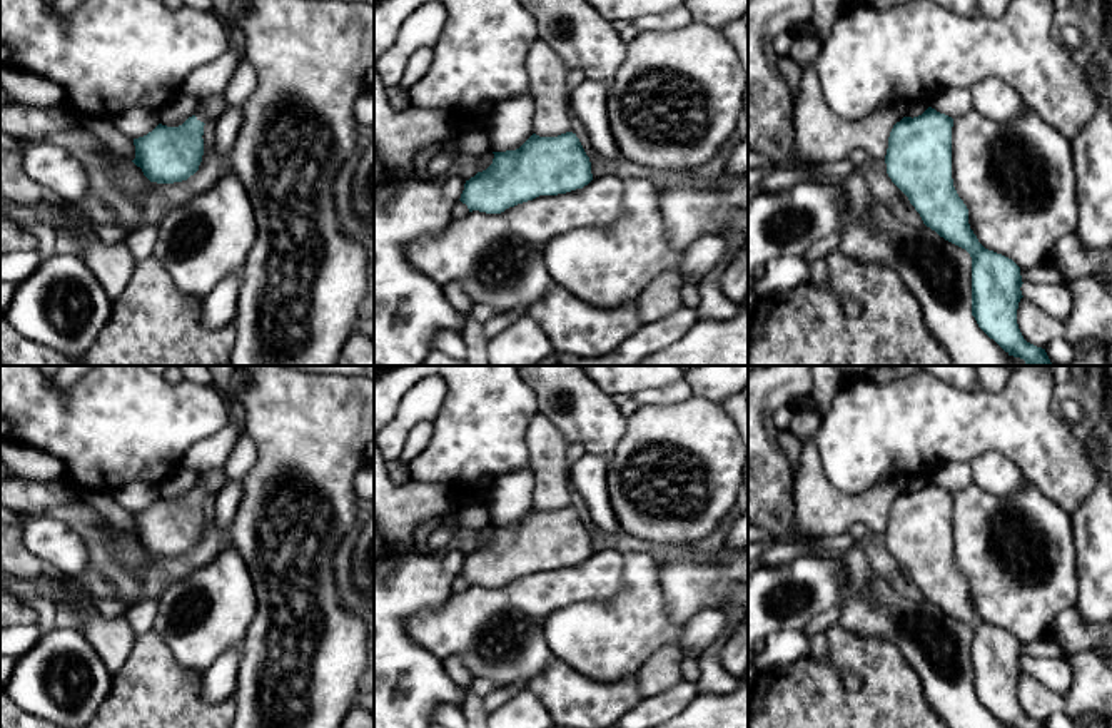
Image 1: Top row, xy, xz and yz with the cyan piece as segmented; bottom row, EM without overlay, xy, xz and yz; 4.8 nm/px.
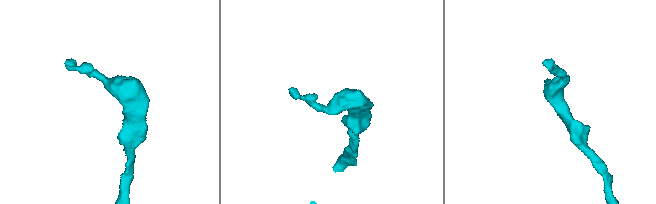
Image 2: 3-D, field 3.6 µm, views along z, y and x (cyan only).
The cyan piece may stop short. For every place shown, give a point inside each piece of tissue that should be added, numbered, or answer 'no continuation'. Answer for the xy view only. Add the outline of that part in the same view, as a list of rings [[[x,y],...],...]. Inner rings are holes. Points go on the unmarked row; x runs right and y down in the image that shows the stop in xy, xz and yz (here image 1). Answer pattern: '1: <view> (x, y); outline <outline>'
1: xy (209, 483); outline [[[205,471],[199,474],[195,491],[204,498],[212,496],[222,488],[225,479],[224,471]]]

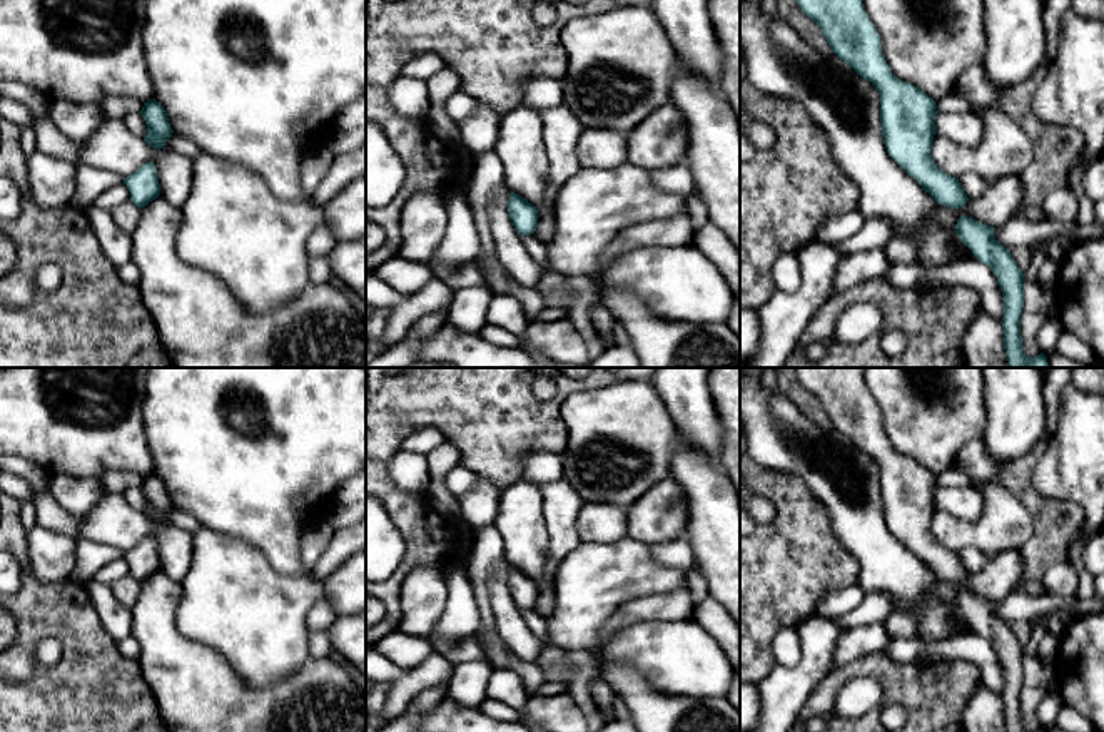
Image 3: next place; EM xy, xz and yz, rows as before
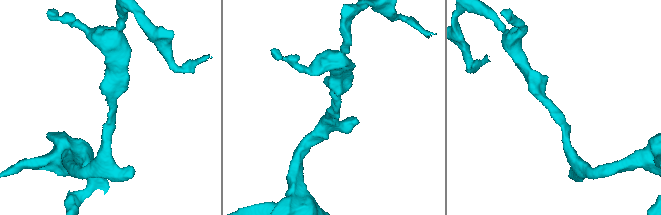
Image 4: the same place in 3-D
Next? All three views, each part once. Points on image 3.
no continuation

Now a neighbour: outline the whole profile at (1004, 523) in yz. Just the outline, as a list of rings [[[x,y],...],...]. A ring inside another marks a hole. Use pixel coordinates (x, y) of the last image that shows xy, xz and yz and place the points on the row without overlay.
[[[994,481],[980,491],[984,501],[975,521],[959,520],[939,506],[934,510],[930,530],[937,541],[955,553],[974,546],[987,558],[1022,548],[1036,533],[1036,523],[1019,495]]]

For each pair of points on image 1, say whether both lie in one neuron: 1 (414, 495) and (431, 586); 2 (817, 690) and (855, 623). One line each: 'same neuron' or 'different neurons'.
1: different neurons
2: different neurons

